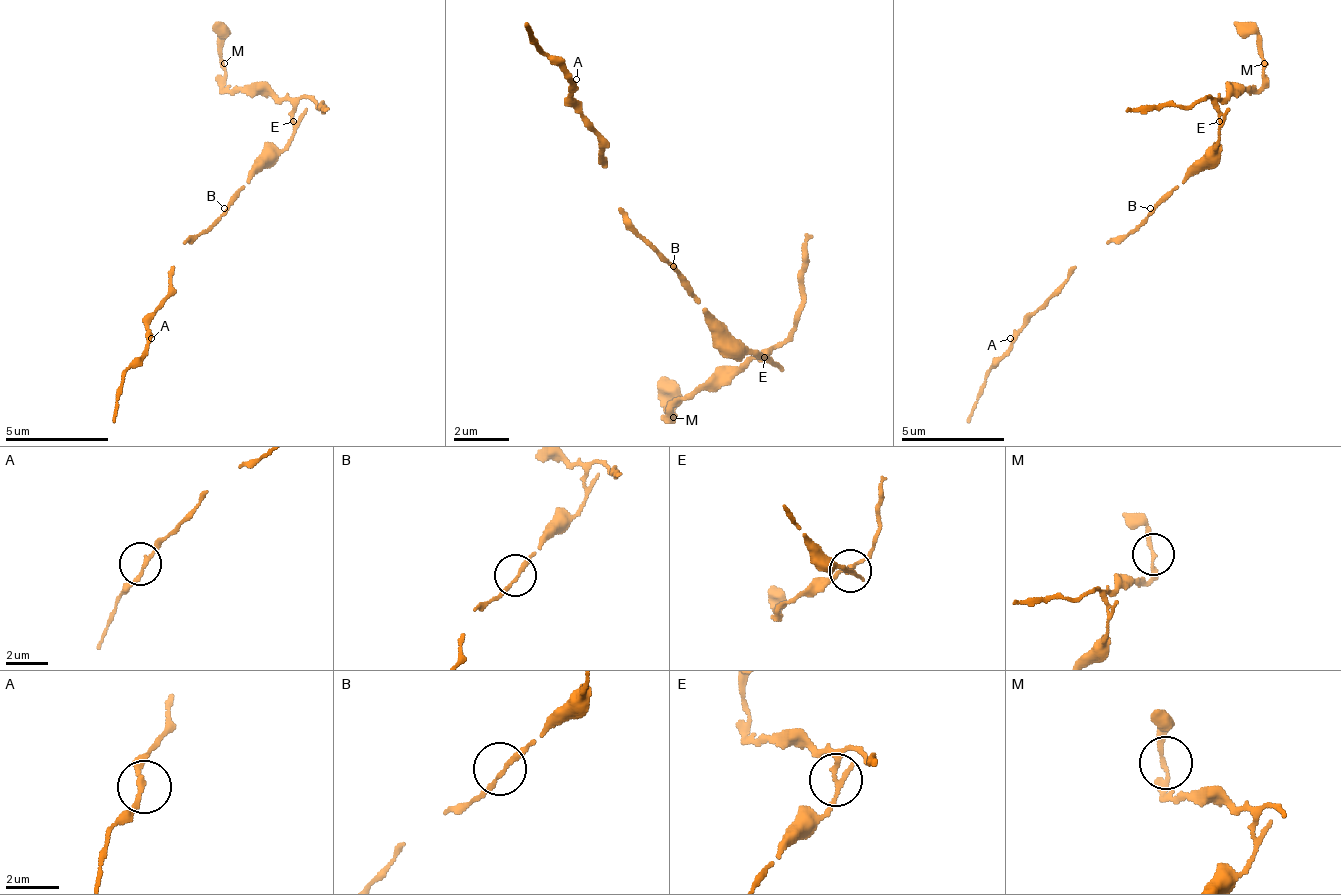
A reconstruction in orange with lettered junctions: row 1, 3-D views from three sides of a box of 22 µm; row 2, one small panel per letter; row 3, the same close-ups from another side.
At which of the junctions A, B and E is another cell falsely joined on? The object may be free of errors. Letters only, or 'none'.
E

